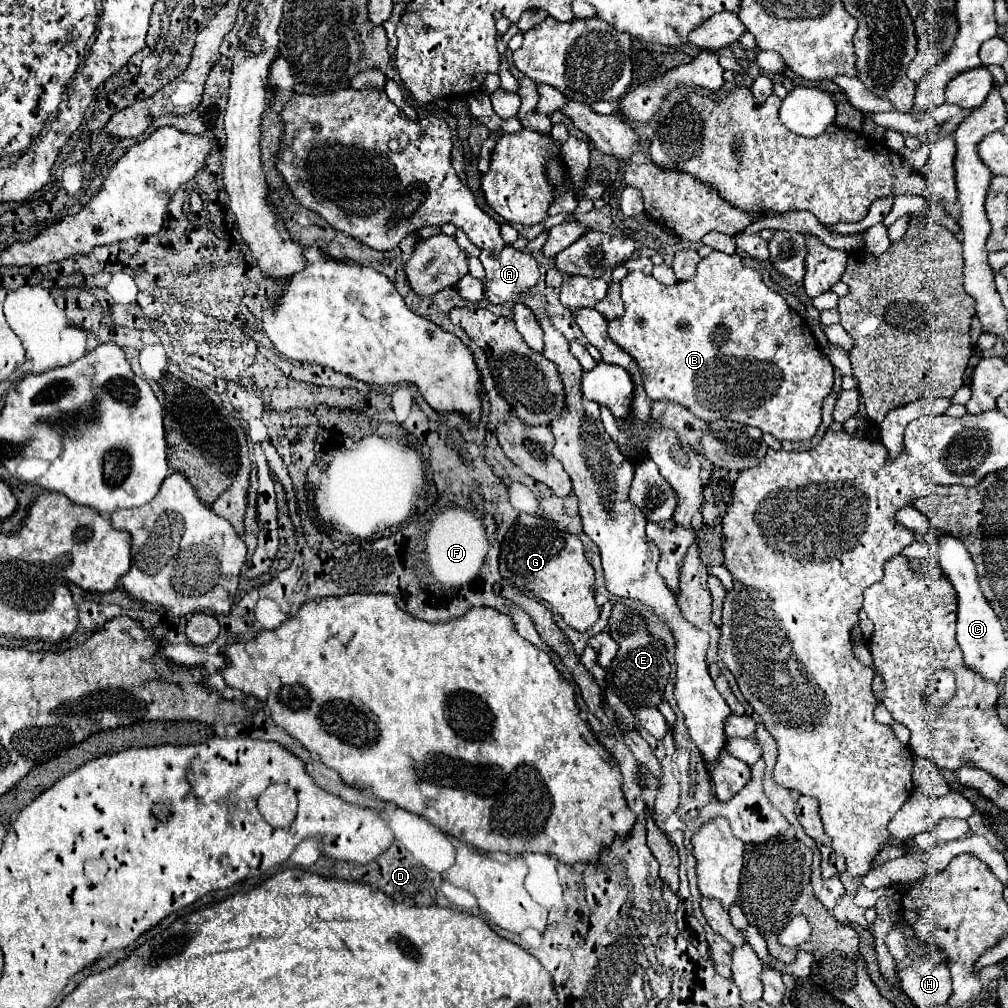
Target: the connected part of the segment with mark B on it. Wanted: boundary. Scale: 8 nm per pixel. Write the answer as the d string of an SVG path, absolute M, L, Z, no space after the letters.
M713 251L709 257L701 259L693 279L679 281L671 287L659 283L651 275L643 275L641 271L633 271L621 281L621 299L625 303L625 315L608 322L607 332L615 343L619 343L619 347L623 347L637 361L637 365L643 373L643 385L645 385L649 399L653 399L653 401L669 399L669 401L681 403L691 413L701 417L703 421L729 419L729 421L743 423L743 425L749 425L749 427L759 427L763 433L769 433L779 441L805 441L805 439L811 439L817 433L819 423L821 423L823 399L831 393L831 387L833 387L833 367L831 367L829 359L821 353L819 343L813 337L813 331L807 325L807 321L787 305L787 301L781 293L777 293L777 291L773 291L771 287L765 285L759 271L745 267L741 263L739 255L727 255L727 253L721 253L721 251Z

